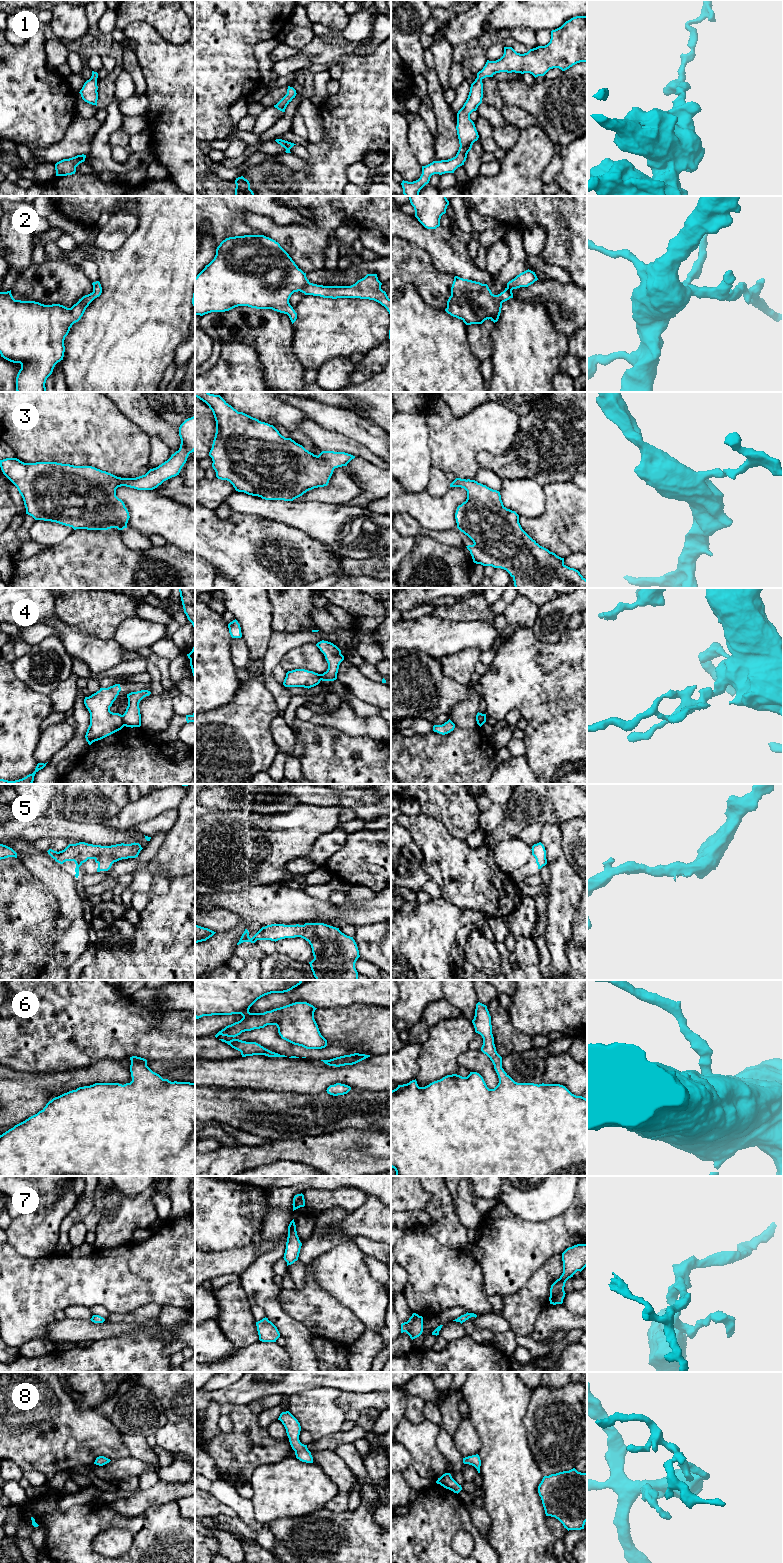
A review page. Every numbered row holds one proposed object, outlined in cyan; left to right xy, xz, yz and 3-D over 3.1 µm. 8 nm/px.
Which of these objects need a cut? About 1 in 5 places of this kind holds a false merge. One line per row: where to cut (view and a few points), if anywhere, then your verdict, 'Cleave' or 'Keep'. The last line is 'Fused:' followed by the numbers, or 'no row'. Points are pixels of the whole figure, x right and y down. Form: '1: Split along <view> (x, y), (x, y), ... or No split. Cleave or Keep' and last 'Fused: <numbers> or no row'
1: No split. Keep
2: No split. Keep
3: No split. Keep
4: Split along xy (122, 715), (125, 725). Cleave
5: No split. Keep
6: No split. Keep
7: No split. Keep
8: No split. Keep
Fused: 4

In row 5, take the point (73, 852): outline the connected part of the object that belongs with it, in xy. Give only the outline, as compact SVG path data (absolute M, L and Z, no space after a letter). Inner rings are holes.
M85 842L69 844L62 851L49 849L48 854L58 863L74 861L75 877L79 876L79 867L88 859L94 859L98 864L97 872L108 871L114 862L122 859L136 858L143 848L139 843L116 844L111 846L93 845Z

